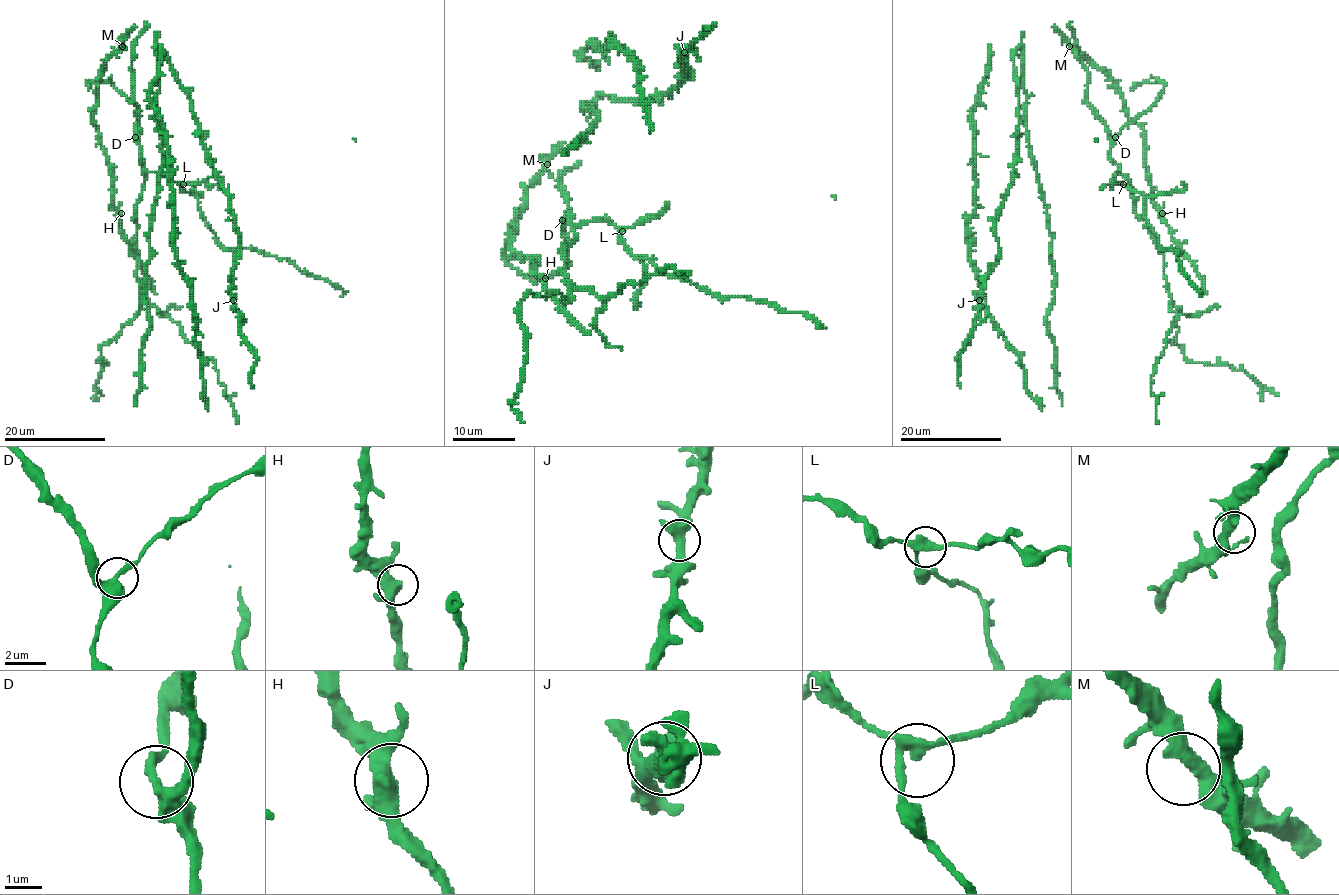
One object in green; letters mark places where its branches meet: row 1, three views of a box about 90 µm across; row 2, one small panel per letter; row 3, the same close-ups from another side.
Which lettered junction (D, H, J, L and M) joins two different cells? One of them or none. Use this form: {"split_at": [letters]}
{"split_at": []}

